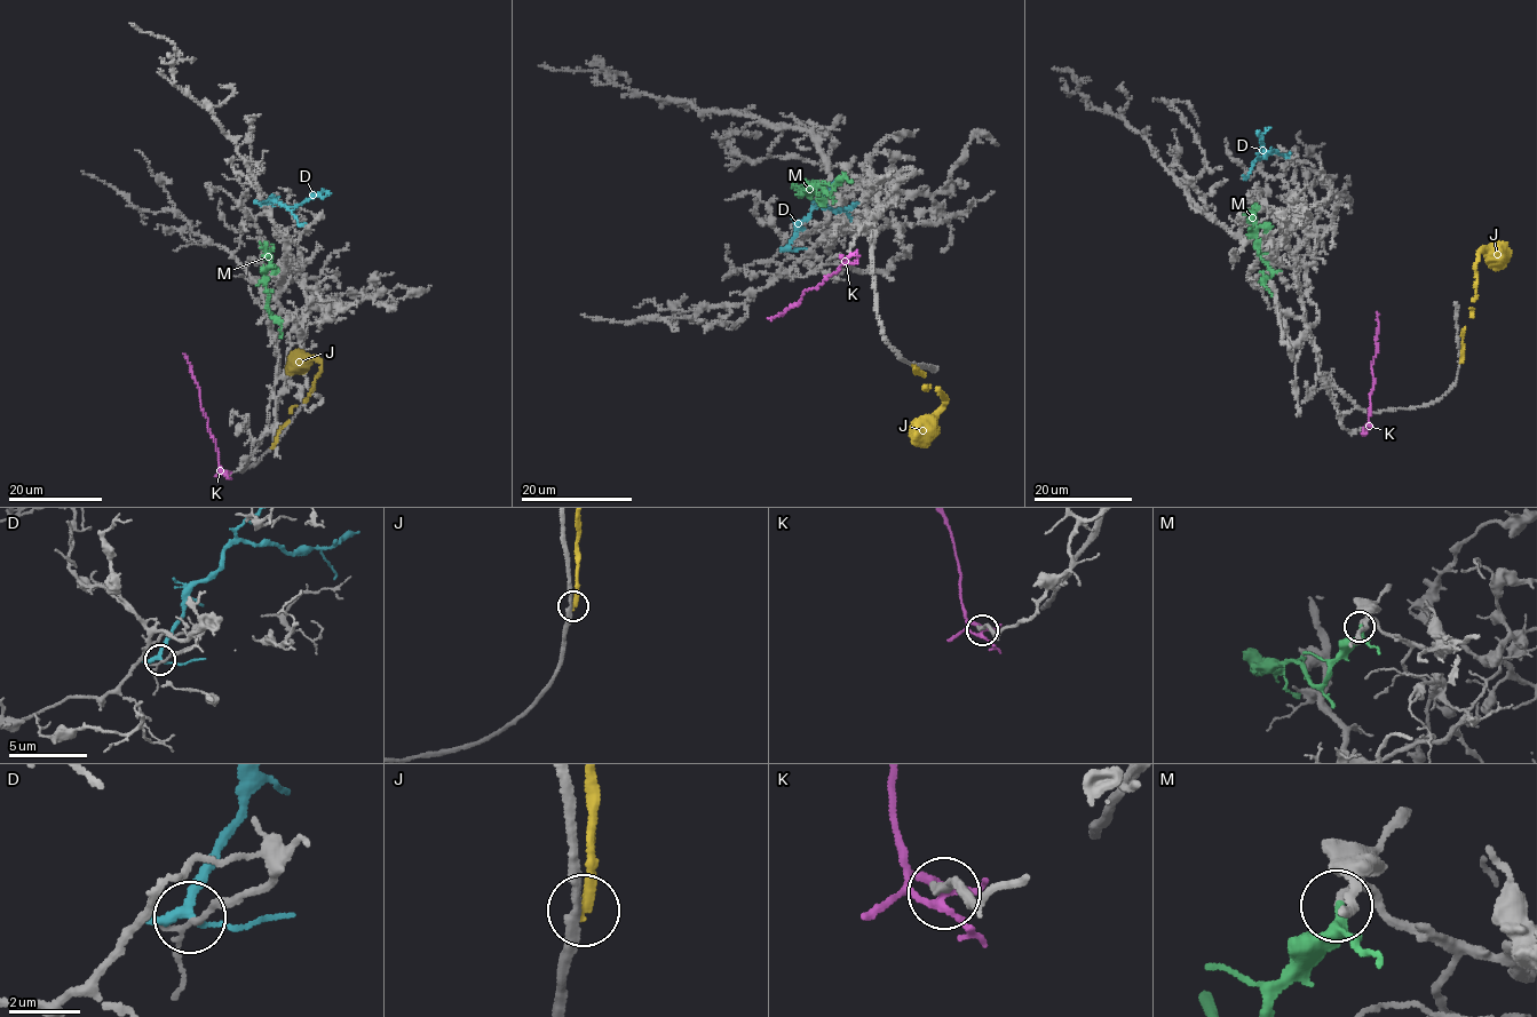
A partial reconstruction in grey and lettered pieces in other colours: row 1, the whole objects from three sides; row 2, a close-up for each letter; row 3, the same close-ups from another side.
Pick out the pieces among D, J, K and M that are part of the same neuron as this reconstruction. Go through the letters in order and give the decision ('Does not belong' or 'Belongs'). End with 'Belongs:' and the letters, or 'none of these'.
D: Does not belong
J: Does not belong
K: Does not belong
M: Belongs
Belongs: M

